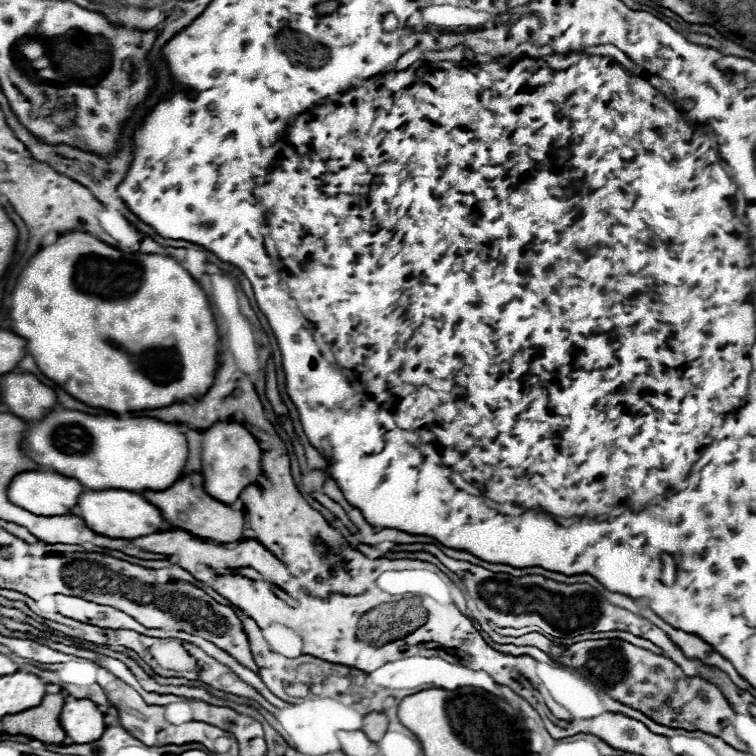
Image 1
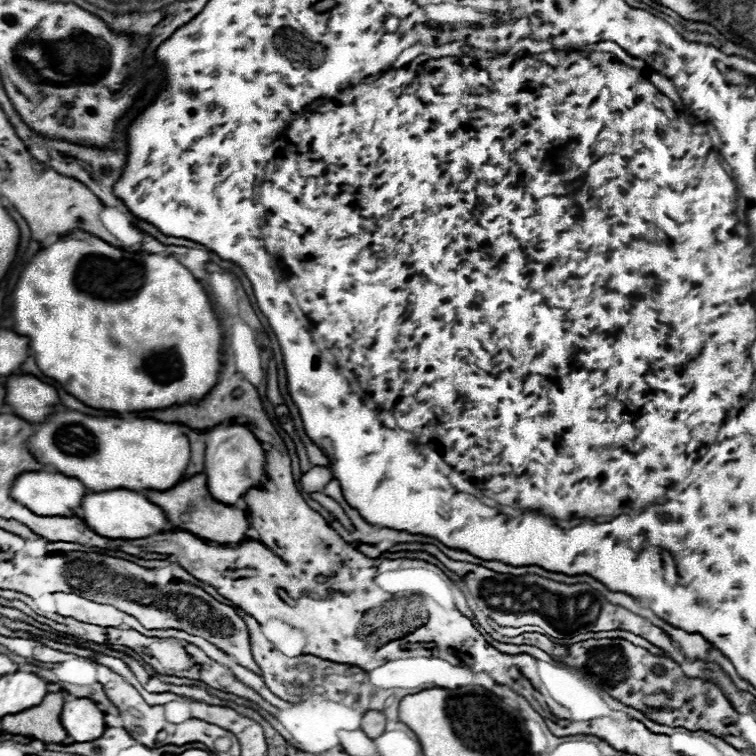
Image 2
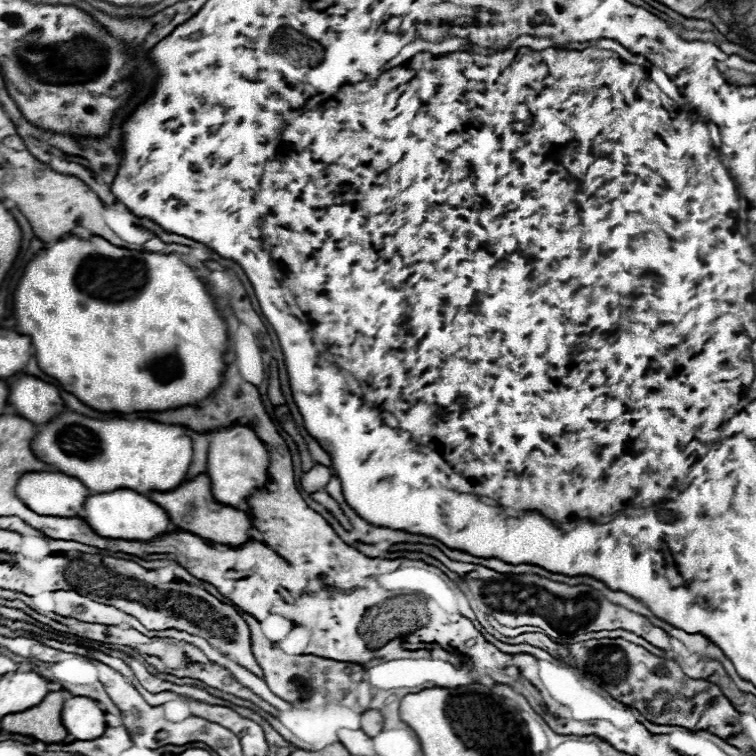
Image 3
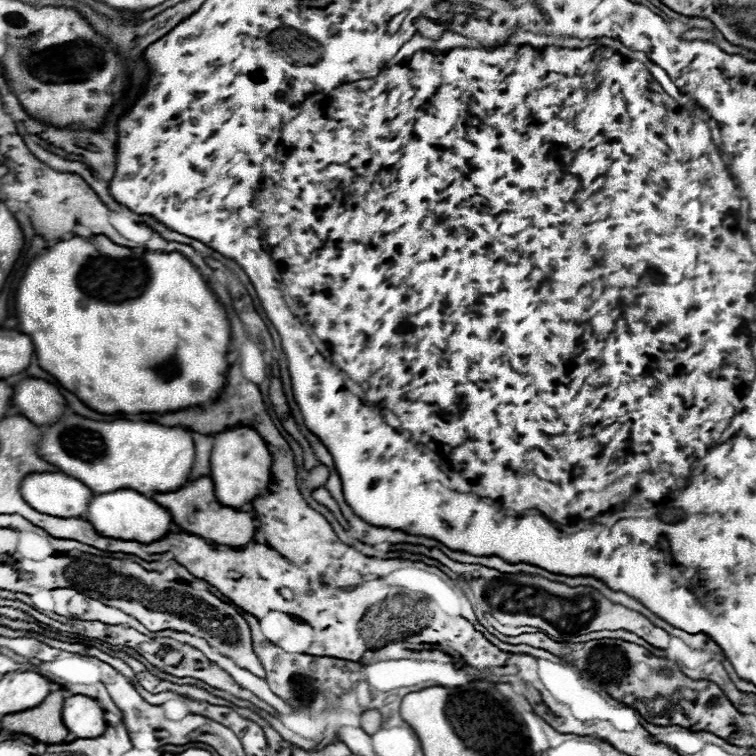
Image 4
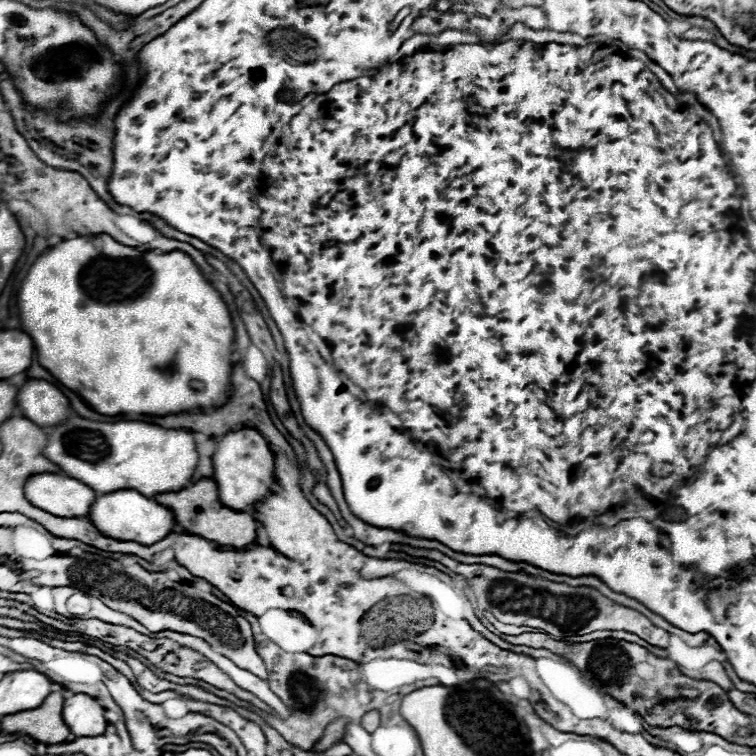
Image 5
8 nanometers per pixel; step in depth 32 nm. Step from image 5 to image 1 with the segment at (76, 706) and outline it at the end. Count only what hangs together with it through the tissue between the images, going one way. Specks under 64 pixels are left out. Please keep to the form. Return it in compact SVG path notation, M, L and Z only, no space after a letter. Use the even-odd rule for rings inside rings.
M74 698L70 702L64 702L60 724L68 738L72 738L74 744L88 744L98 740L104 730L104 714L98 710L98 706L88 698Z

